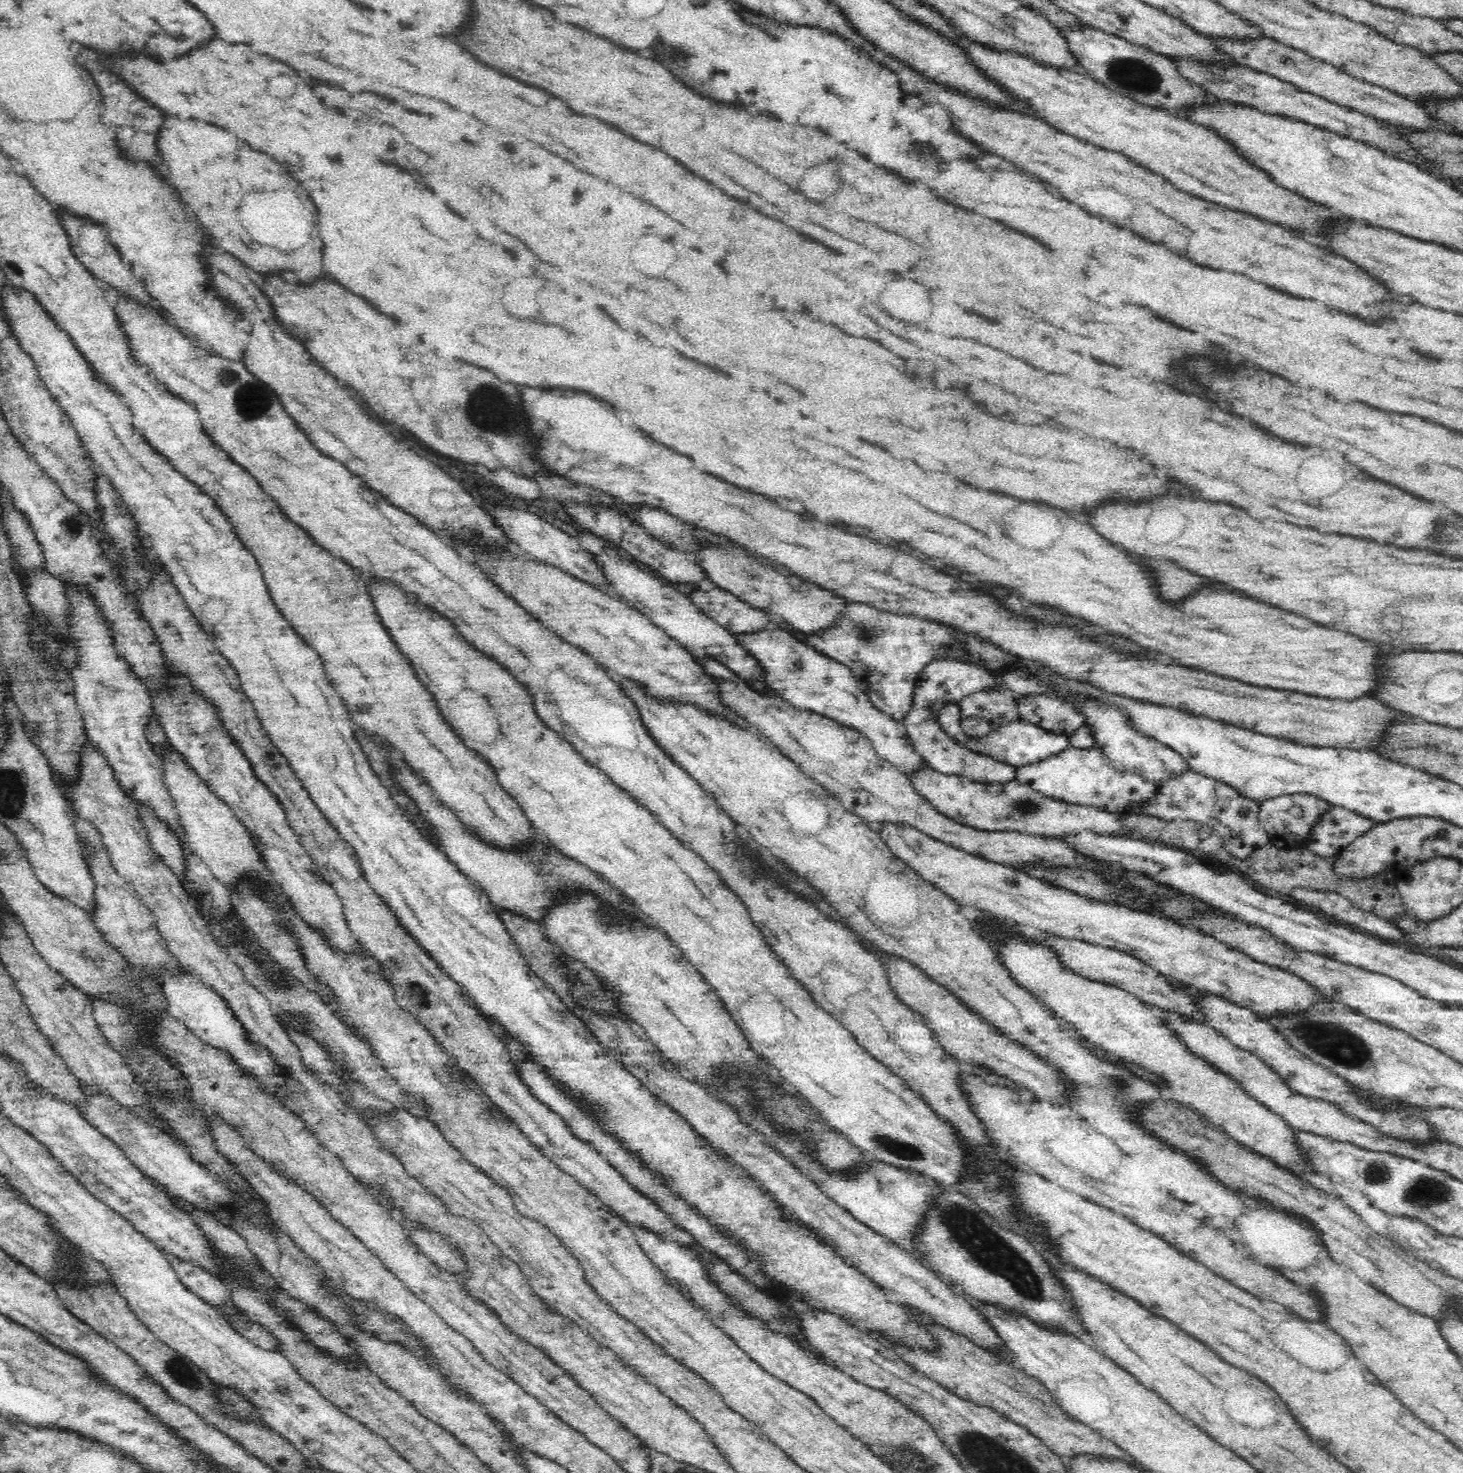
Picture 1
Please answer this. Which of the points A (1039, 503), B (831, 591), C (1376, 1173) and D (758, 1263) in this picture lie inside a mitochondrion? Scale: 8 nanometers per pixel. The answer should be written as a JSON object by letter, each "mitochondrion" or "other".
{"A":"other","B":"other","C":"mitochondrion","D":"other"}

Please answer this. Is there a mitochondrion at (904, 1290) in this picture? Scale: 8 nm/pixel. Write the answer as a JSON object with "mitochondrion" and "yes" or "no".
{"mitochondrion":"no"}

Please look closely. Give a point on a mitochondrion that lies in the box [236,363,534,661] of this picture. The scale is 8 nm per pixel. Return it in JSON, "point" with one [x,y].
{"point":[489,409]}

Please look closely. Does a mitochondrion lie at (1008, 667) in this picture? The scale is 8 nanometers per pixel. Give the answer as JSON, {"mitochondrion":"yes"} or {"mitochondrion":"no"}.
{"mitochondrion":"no"}

